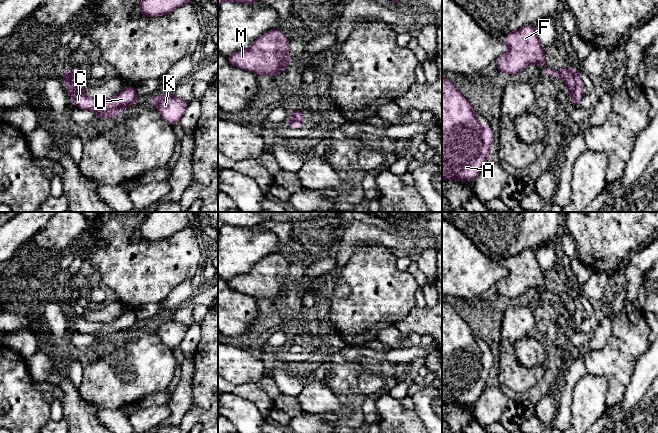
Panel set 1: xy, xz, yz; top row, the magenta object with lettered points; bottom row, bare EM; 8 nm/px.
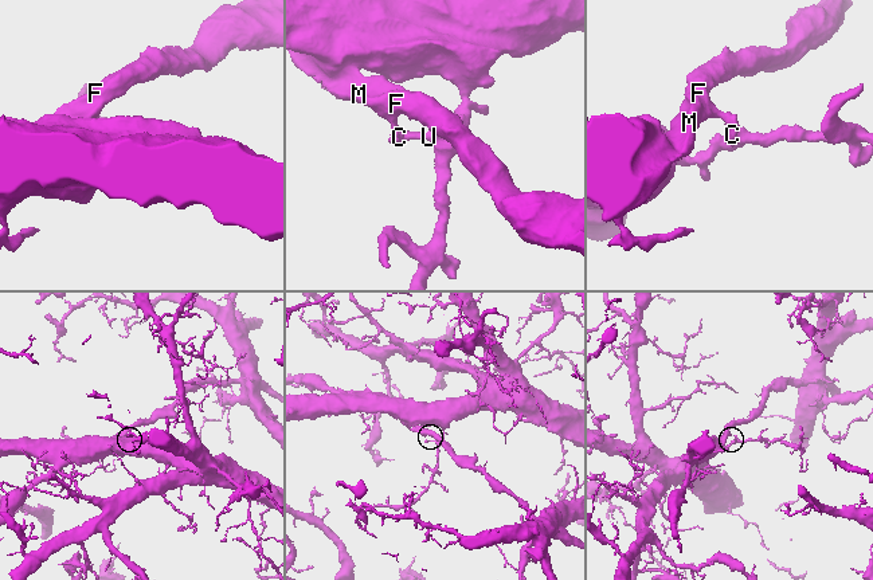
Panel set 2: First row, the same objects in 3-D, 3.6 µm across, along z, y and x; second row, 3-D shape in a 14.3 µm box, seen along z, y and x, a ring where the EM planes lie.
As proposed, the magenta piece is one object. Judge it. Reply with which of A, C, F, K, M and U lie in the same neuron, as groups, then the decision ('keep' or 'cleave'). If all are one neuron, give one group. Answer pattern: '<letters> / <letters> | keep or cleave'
A C K U / F M | cleave

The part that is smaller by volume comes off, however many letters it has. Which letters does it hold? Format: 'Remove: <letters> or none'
Remove: F, M

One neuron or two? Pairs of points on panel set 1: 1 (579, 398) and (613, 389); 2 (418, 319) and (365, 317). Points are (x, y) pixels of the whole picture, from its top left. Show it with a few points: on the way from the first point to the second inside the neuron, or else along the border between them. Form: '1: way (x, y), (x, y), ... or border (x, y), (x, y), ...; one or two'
1: border (591, 373), (604, 375), (607, 379), (608, 408); two
2: border (415, 306), (394, 324); two

